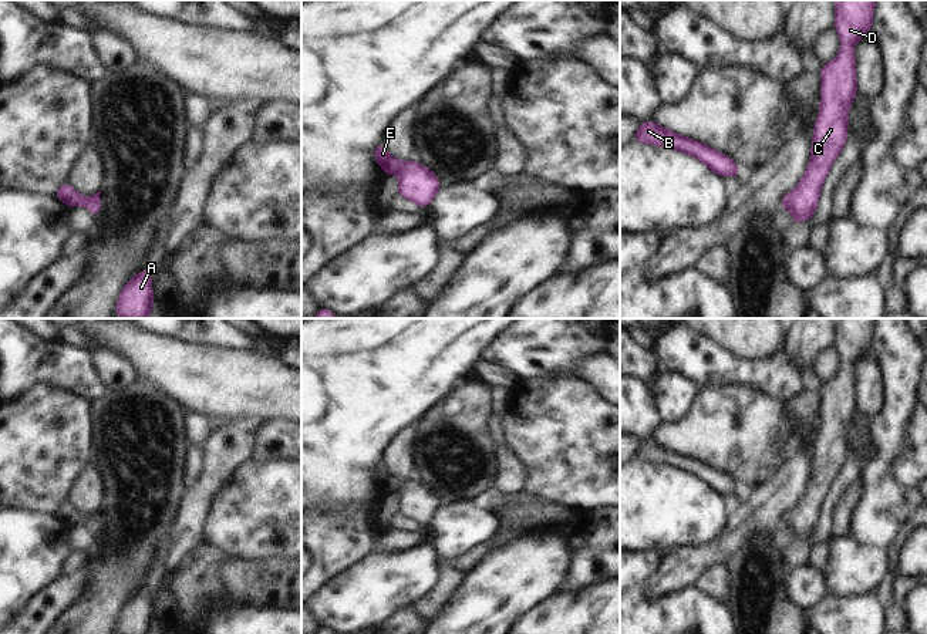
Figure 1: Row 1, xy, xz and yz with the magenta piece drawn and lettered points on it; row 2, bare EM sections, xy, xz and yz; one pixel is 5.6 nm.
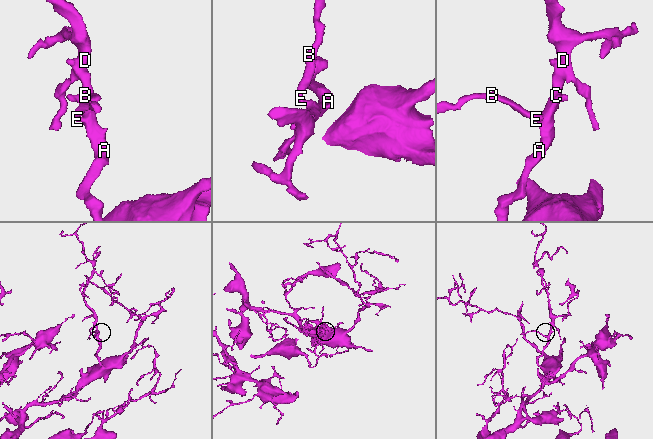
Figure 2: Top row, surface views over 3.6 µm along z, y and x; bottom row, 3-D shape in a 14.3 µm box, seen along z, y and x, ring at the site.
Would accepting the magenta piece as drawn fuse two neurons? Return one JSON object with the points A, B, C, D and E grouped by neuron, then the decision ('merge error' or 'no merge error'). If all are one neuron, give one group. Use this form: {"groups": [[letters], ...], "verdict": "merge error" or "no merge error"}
{"groups": [["A", "B", "C", "D", "E"]], "verdict": "no merge error"}

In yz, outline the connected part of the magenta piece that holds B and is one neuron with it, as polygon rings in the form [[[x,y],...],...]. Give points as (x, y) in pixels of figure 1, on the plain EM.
[[[653,439],[641,442],[636,451],[634,458],[641,462],[653,462],[655,465],[670,465],[673,468],[691,473],[722,496],[742,495],[736,486],[736,482],[729,475],[698,459],[678,453],[667,446],[658,445]]]

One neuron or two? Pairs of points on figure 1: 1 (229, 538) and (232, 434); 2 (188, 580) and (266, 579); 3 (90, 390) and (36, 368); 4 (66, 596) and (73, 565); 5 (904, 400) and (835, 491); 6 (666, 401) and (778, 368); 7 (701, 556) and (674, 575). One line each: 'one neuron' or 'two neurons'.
1: two neurons
2: one neuron
3: one neuron
4: two neurons
5: two neurons
6: two neurons
7: one neuron

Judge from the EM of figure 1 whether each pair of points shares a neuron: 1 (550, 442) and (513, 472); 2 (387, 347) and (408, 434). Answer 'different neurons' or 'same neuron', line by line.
1: different neurons
2: different neurons

